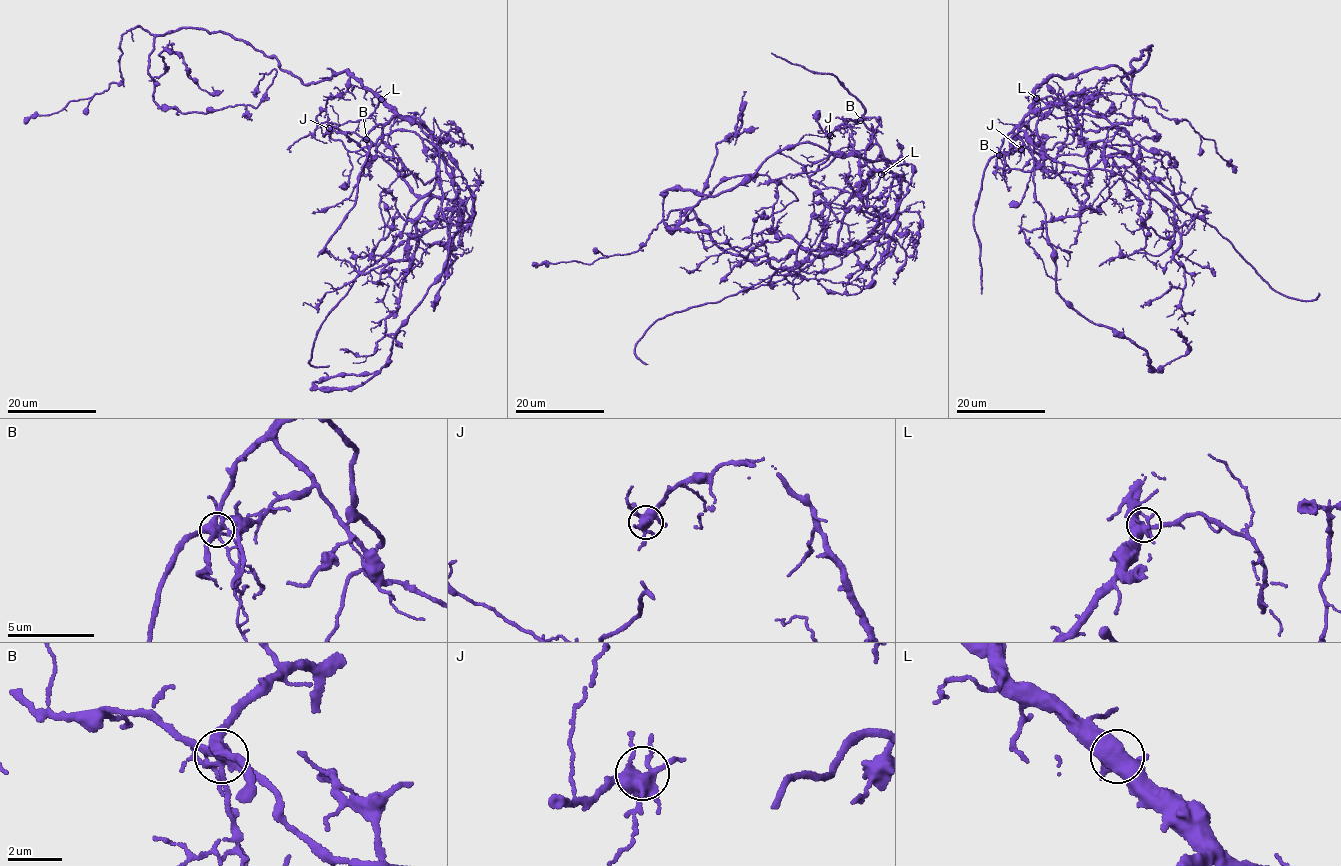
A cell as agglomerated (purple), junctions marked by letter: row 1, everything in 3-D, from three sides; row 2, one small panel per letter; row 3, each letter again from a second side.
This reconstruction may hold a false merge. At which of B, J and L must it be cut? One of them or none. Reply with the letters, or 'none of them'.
B

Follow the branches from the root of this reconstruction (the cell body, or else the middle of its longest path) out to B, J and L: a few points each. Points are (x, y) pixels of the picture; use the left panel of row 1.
B: (419, 122), (394, 116), (390, 121), (379, 123), (366, 139)
J: (419, 122), (394, 116), (390, 121), (379, 123), (360, 138), (352, 132), (336, 132), (329, 128)
L: (419, 122), (404, 119), (381, 99)

